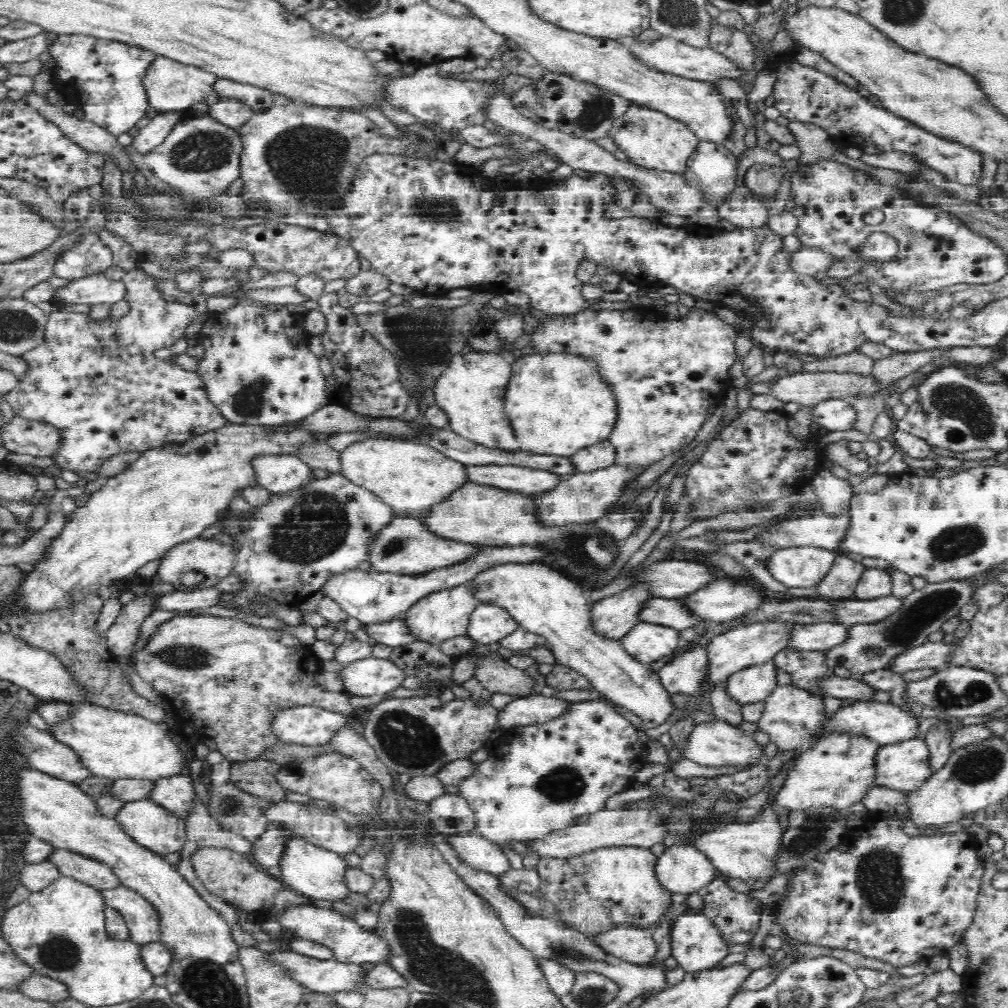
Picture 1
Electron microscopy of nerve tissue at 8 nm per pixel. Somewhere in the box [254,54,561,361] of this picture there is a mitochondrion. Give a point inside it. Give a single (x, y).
(308, 161)

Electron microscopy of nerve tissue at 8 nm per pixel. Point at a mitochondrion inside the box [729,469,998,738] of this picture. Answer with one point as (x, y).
(925, 611)

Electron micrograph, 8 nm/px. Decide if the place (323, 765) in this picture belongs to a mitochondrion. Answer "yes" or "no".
no

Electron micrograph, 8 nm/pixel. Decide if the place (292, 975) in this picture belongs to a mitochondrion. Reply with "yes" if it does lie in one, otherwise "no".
no

